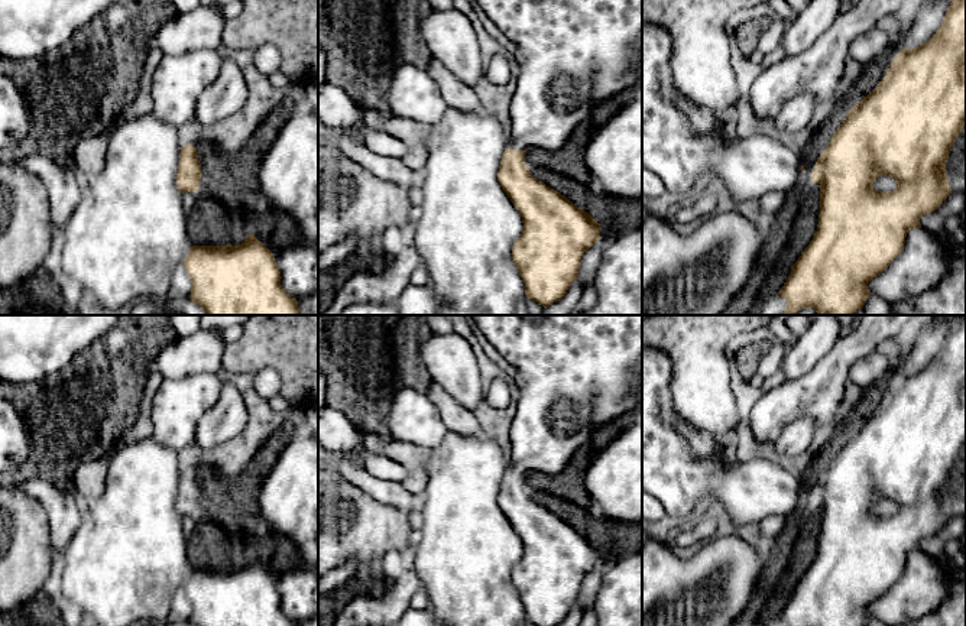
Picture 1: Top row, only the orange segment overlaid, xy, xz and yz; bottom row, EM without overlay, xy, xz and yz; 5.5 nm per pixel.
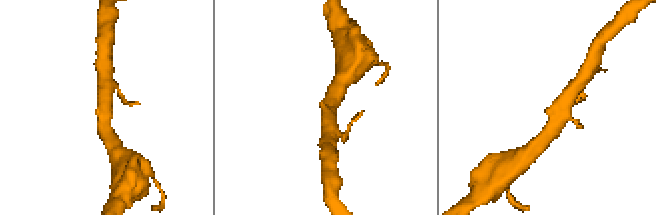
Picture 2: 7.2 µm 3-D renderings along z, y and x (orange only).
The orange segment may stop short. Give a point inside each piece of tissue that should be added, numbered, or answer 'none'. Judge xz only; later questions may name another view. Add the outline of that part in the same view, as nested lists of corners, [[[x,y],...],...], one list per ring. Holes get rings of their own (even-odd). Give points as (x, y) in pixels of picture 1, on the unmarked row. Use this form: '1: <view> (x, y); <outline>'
1: xz (582, 372); [[[471,315],[484,337],[499,353],[522,374],[525,385],[516,403],[516,413],[510,424],[510,458],[509,471],[528,474],[560,474],[570,463],[576,451],[589,442],[596,428],[603,426],[628,412],[635,412],[642,396],[642,315],[545,315],[538,322],[529,322],[522,315]]]

